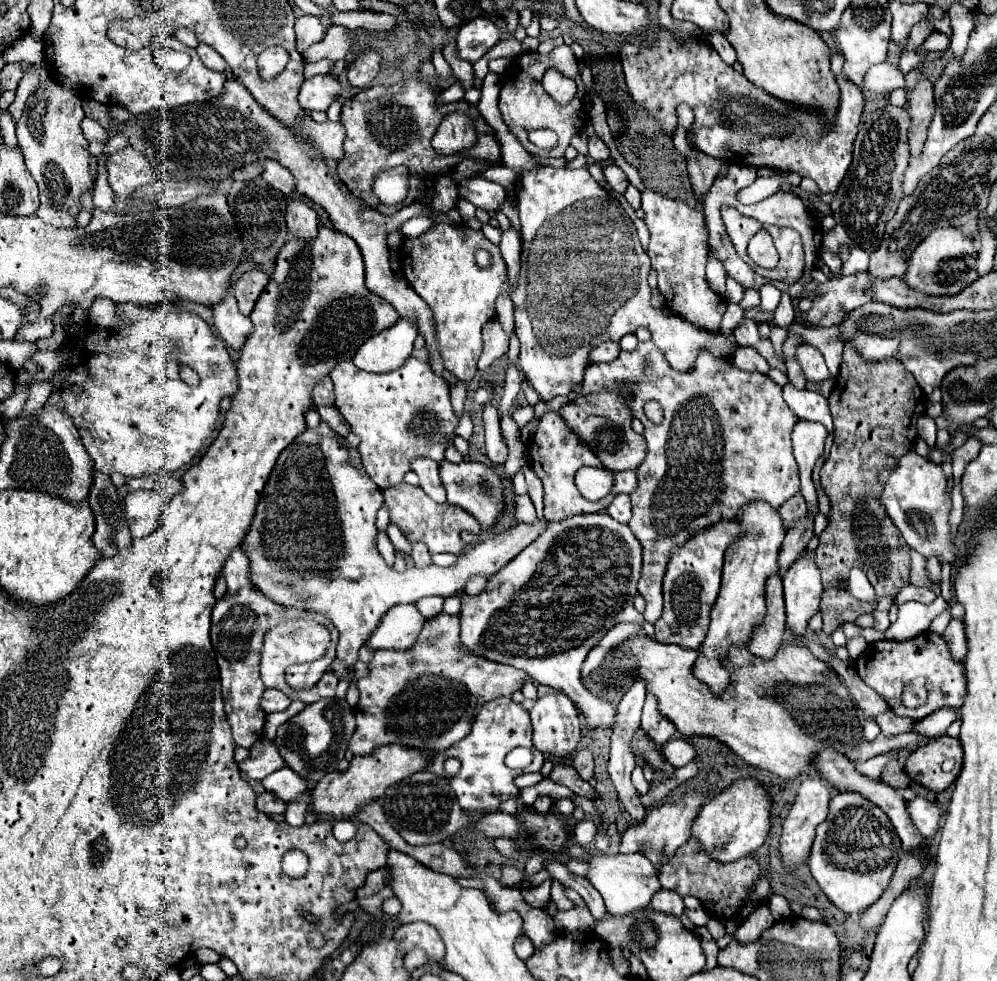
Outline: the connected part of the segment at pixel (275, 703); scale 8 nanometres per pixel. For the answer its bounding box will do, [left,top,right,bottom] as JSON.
[260,688,290,712]

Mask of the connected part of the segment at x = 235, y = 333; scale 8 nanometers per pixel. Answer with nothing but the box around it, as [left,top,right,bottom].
[212,294,252,350]

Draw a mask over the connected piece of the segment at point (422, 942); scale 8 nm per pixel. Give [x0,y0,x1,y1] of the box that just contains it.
[394,922,445,964]

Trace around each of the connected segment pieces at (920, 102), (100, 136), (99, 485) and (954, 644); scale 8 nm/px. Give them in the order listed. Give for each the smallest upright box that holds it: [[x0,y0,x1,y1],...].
[[908,72,934,156],[82,118,108,142],[88,470,132,558],[944,620,966,660]]

